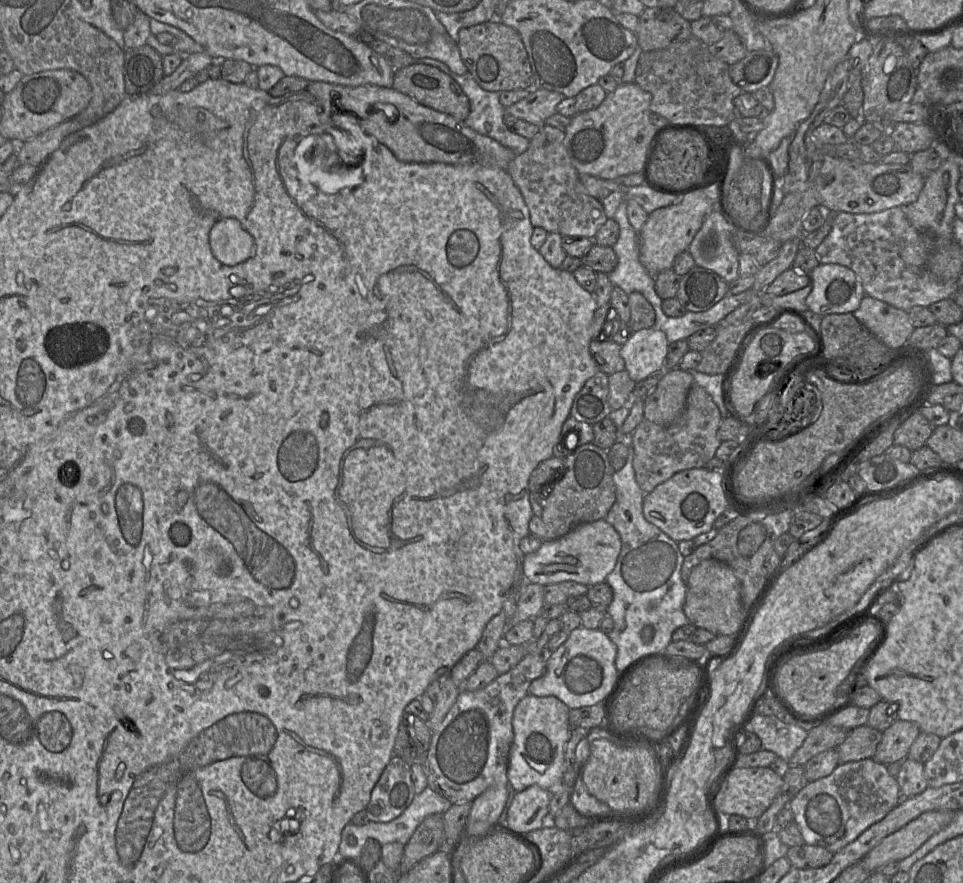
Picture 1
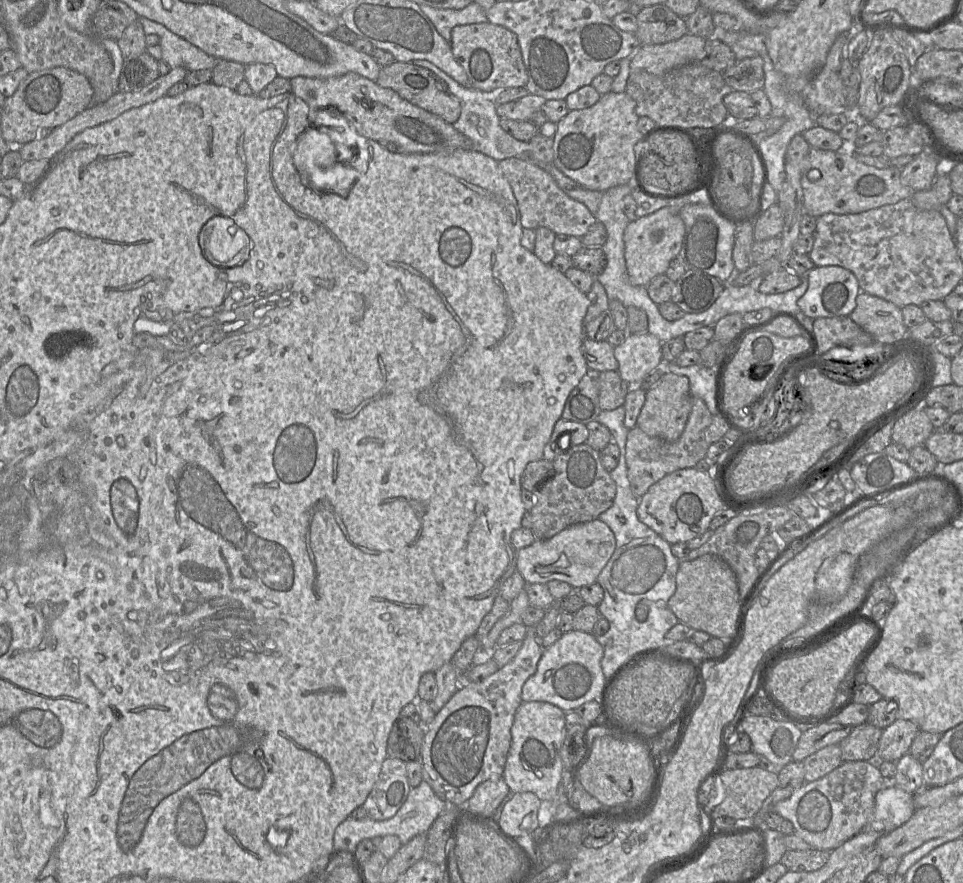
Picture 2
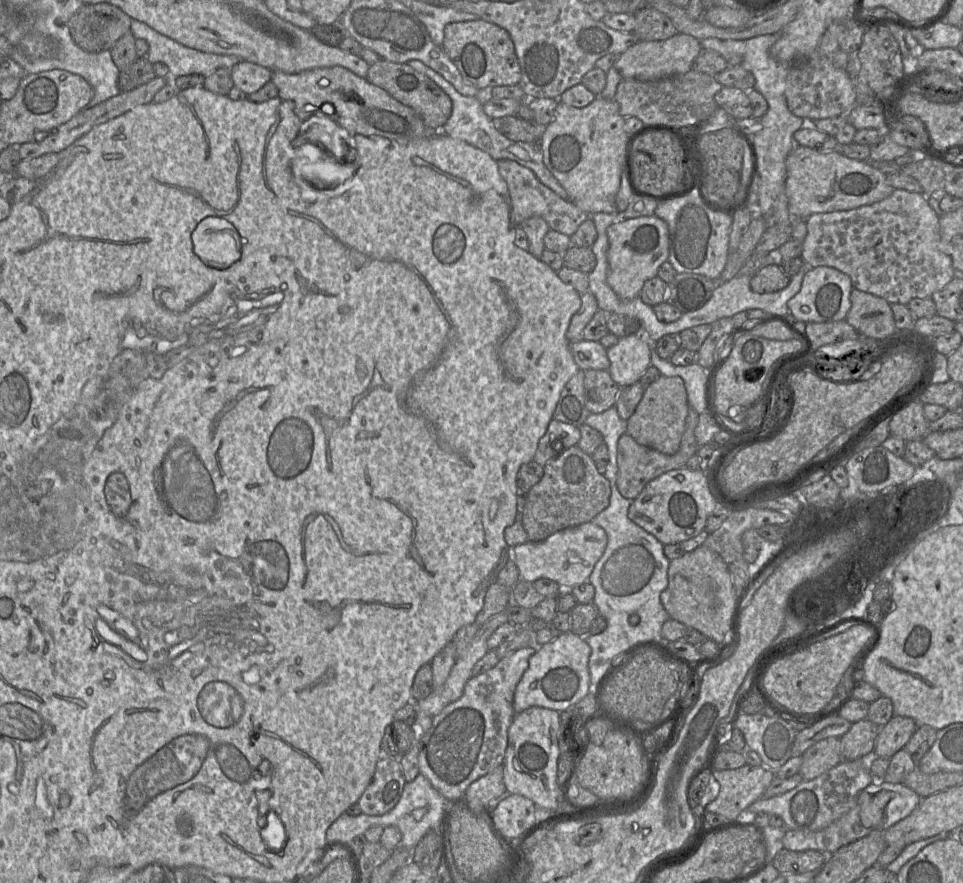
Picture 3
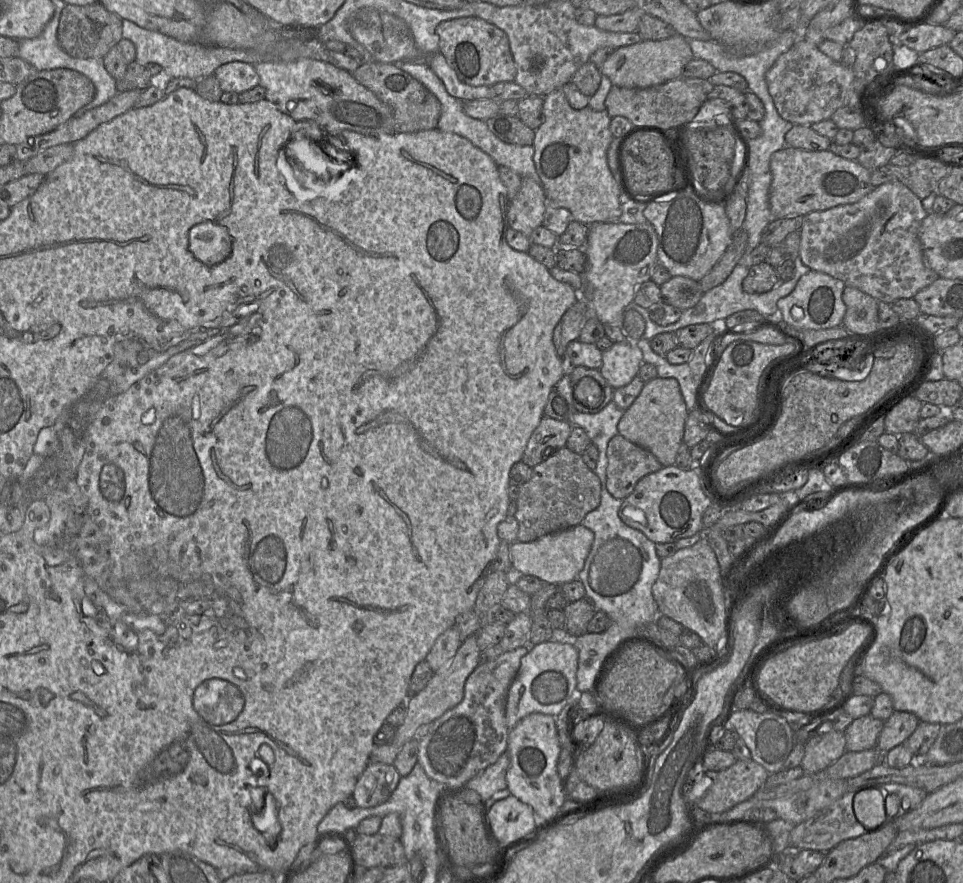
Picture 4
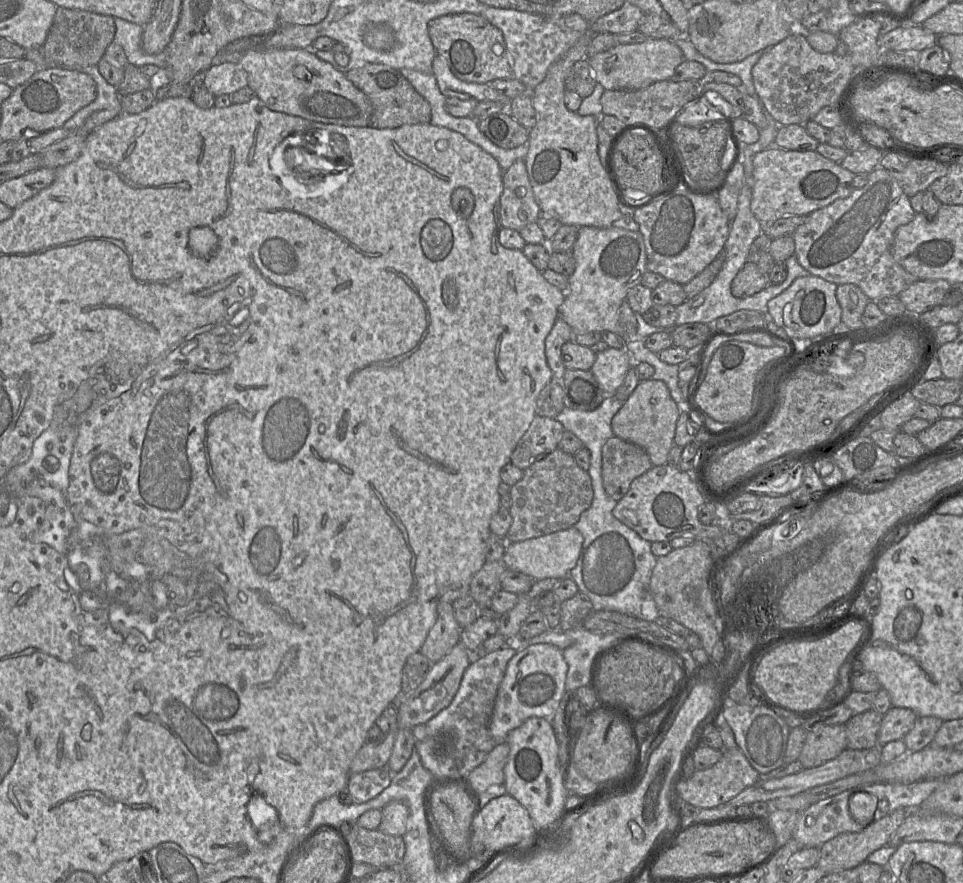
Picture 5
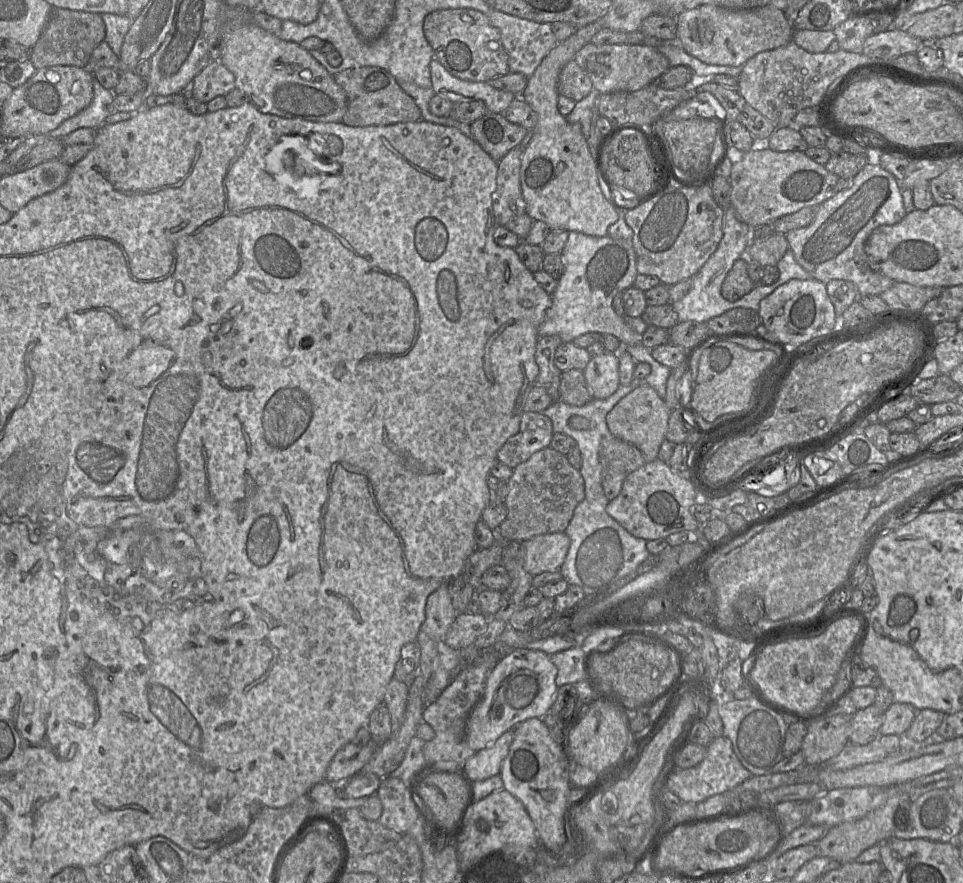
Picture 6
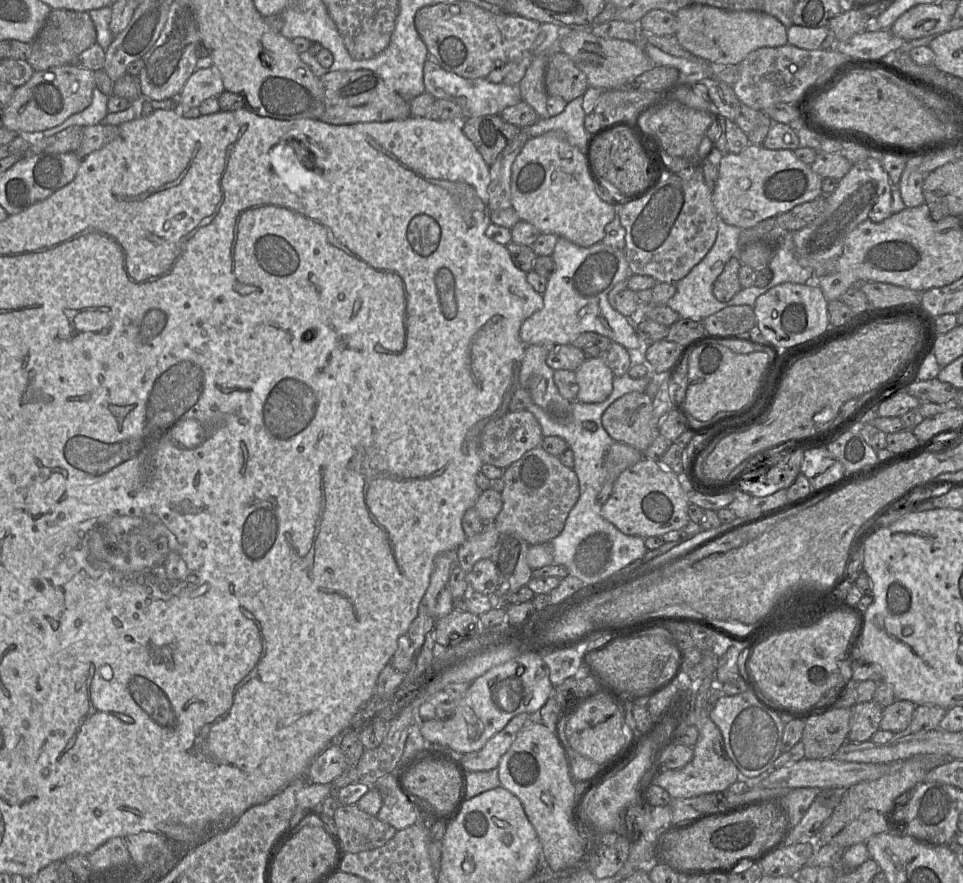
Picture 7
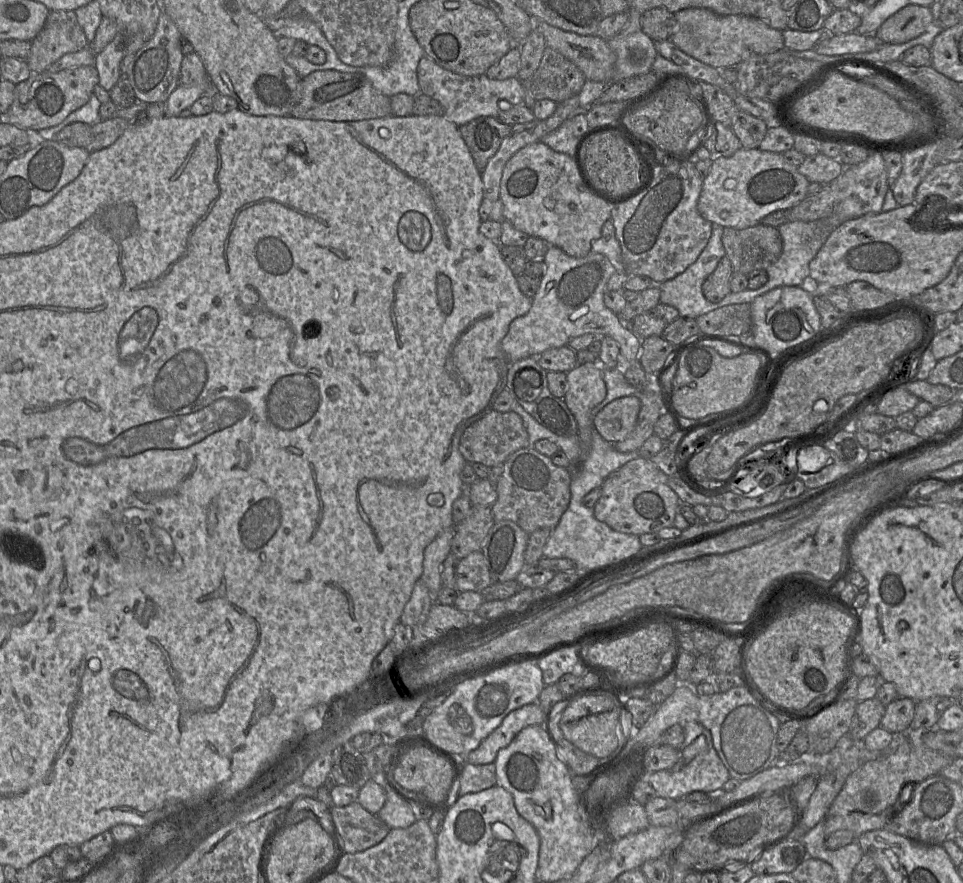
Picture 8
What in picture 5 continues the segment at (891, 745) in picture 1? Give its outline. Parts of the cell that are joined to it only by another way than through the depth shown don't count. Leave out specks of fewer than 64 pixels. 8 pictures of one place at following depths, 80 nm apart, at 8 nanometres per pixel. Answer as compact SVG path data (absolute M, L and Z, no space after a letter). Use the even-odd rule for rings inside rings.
M891 707L883 715L882 724L878 734L879 746L891 741L903 739L914 727L917 714L909 708Z

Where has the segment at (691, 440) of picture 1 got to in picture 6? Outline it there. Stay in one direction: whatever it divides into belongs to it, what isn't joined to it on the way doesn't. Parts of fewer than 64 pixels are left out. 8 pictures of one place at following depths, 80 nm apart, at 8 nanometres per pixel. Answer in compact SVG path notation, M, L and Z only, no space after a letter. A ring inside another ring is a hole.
M617 438L602 442L599 461L602 466L602 487L609 501L619 495L627 475L646 463L636 446Z

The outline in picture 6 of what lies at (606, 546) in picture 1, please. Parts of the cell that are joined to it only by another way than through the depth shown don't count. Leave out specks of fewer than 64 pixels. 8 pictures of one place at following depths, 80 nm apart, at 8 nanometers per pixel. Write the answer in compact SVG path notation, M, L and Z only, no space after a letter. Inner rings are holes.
M563 532L535 536L522 542L524 568L533 576L543 572L560 571L566 558L570 538Z

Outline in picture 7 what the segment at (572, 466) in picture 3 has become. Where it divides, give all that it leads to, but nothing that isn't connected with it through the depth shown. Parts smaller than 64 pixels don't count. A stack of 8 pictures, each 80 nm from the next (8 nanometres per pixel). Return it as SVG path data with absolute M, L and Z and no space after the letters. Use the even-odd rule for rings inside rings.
M536 447L504 469L503 480L502 509L494 519L499 533L514 533L530 545L549 542L561 533L580 495L578 477L572 469Z

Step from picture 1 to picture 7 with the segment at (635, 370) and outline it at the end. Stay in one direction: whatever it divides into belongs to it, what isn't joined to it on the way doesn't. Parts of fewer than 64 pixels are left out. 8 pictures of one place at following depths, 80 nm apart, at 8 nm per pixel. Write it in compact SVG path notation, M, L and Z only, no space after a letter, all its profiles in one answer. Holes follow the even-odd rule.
M601 354L596 358L585 359L575 371L579 386L576 401L581 403L600 403L611 394L614 374Z

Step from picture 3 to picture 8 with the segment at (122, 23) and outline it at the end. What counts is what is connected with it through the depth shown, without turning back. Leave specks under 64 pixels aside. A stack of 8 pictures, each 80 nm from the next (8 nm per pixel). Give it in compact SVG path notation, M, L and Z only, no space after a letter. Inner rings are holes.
M51 11L43 28L31 41L26 63L32 73L41 73L62 56L89 47L74 11Z

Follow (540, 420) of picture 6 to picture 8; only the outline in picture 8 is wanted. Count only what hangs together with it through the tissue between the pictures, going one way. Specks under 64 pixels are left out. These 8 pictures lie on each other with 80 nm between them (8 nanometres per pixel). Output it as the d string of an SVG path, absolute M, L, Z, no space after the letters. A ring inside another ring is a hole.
M492 408L483 411L483 416L463 433L459 451L467 463L481 463L488 467L504 464L514 452L530 448L528 433L522 418L515 412L497 412Z

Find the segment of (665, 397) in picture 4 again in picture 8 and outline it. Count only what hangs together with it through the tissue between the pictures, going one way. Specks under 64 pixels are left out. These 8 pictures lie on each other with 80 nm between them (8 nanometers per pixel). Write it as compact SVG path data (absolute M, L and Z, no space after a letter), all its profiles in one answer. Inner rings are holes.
M636 396L617 398L593 418L593 428L610 443L622 441L634 429L640 408L641 401Z

